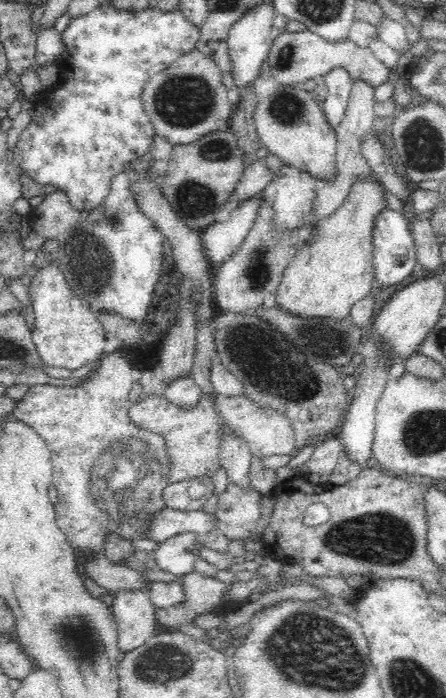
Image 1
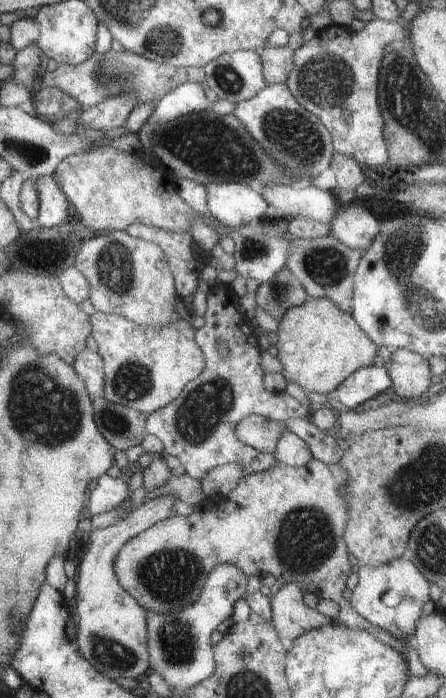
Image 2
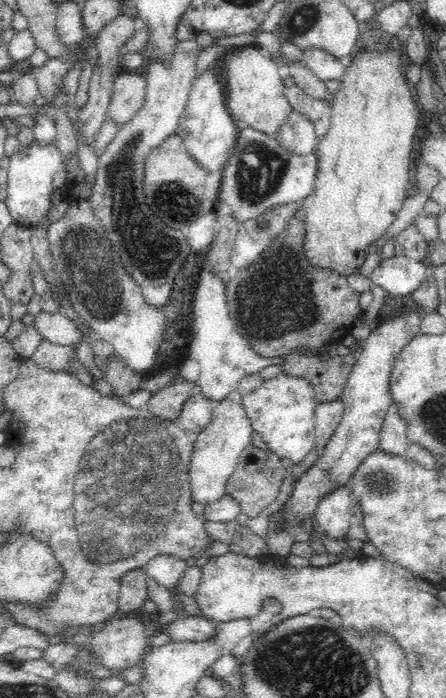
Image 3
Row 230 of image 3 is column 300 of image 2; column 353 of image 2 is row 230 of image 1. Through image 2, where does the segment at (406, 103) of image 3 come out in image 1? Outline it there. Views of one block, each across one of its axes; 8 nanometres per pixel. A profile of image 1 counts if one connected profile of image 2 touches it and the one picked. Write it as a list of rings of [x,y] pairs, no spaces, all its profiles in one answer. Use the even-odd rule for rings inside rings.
[[[358,177],[339,206],[328,218],[322,219],[316,236],[304,244],[288,267],[284,270],[279,290],[277,290],[276,306],[285,312],[308,318],[344,320],[350,315],[351,307],[370,293],[373,293],[373,230],[376,216],[386,208],[384,187],[374,177]]]

